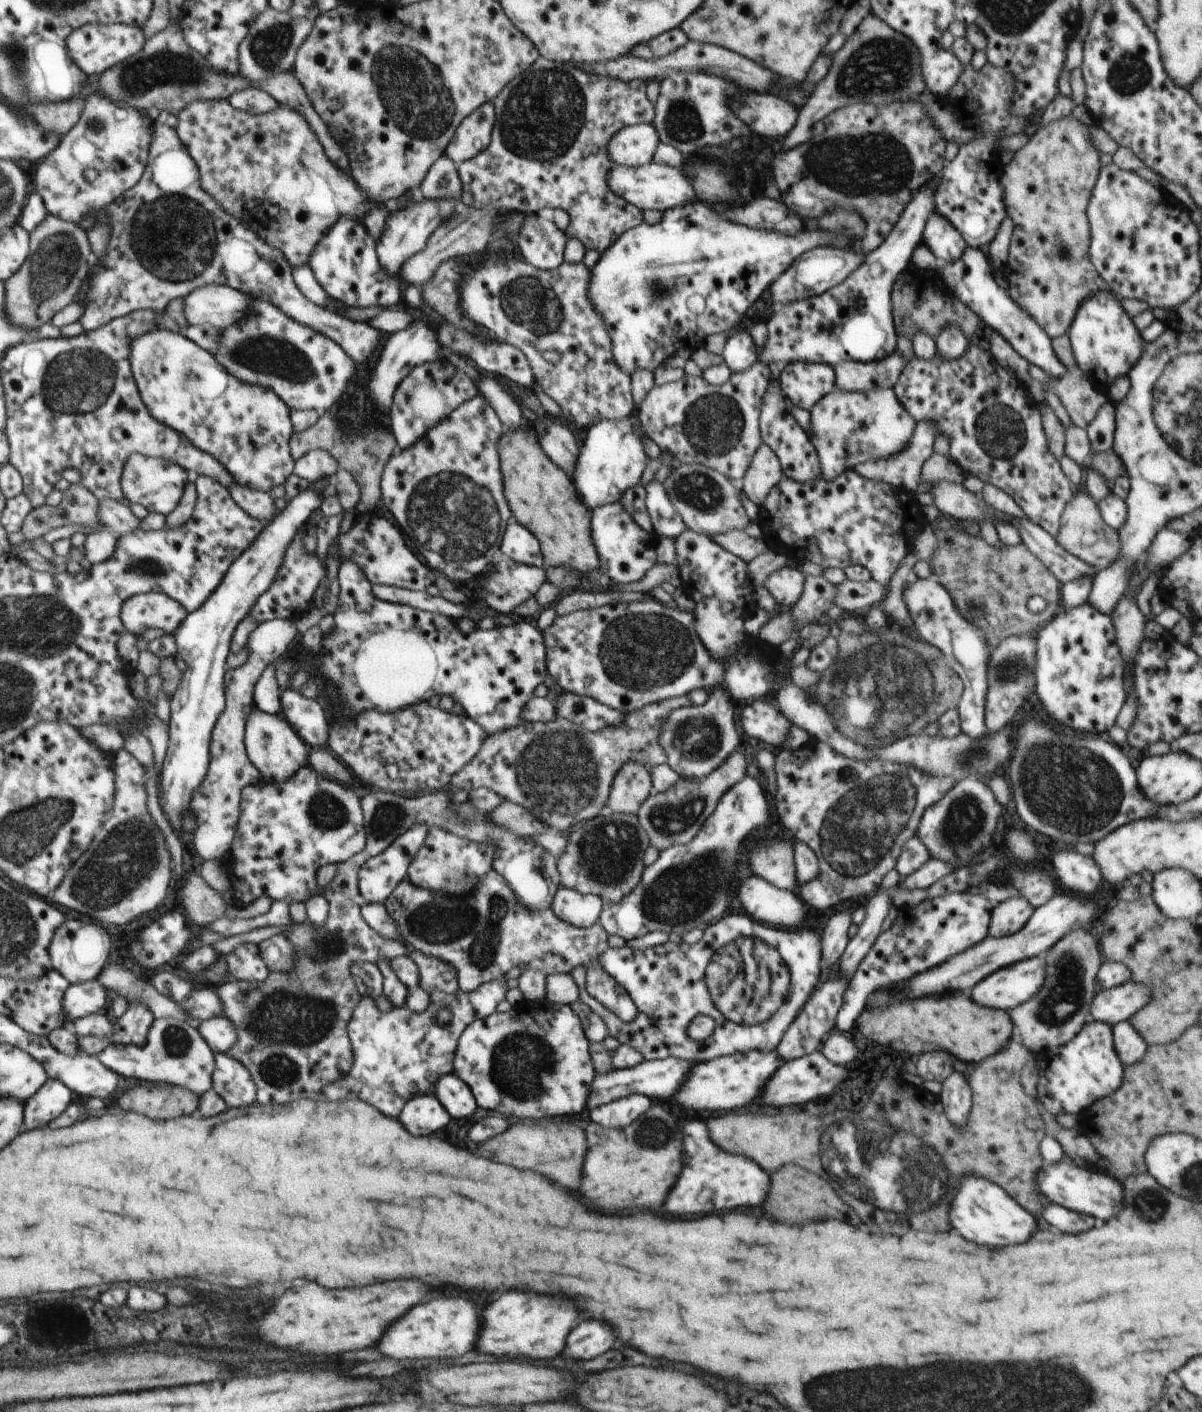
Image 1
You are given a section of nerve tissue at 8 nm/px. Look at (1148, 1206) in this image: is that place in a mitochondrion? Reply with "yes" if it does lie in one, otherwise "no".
yes

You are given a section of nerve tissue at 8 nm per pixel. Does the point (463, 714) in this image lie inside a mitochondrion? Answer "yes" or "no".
no

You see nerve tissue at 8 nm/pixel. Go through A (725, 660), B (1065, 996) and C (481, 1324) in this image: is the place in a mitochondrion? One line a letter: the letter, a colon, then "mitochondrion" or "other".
A: other
B: mitochondrion
C: other

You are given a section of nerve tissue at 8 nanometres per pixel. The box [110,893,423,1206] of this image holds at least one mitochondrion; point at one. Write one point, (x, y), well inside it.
(283, 1020)

